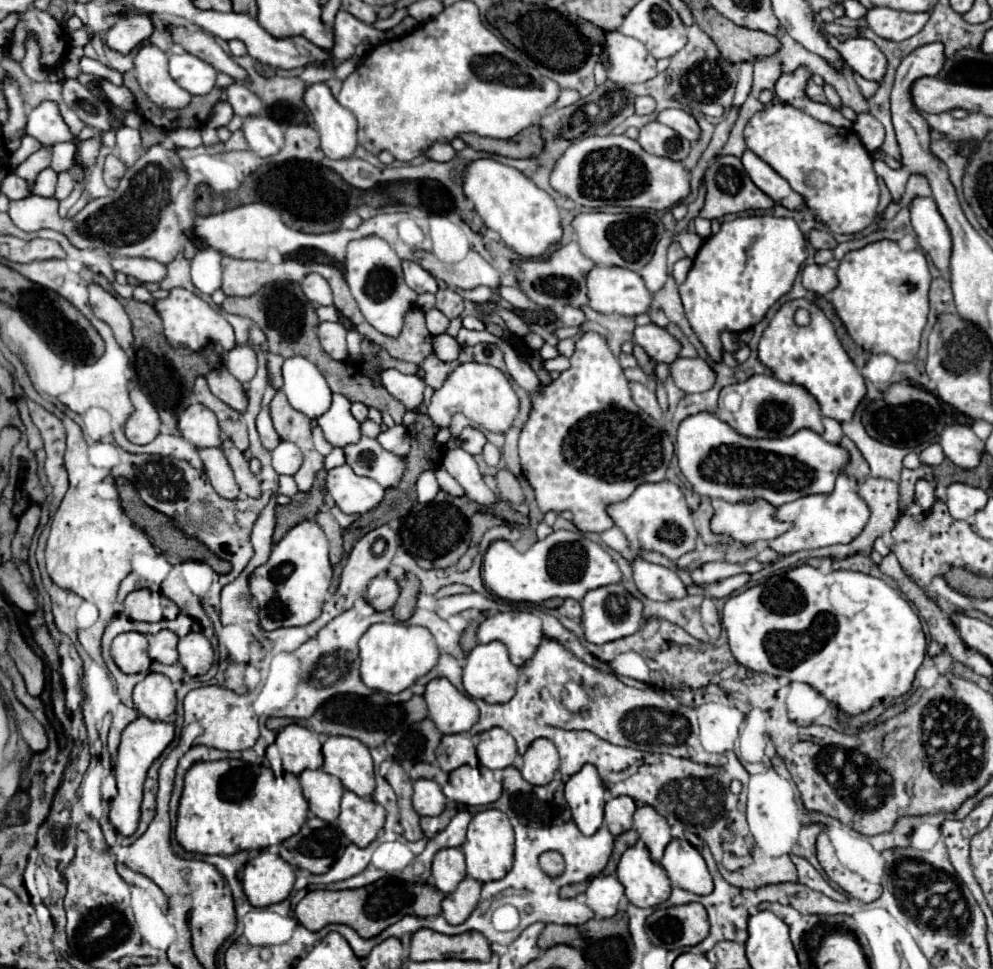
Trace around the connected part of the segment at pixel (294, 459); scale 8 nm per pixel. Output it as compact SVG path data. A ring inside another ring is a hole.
M280 442L272 452L272 466L278 474L296 474L300 462L302 462L302 454L298 446L292 442Z

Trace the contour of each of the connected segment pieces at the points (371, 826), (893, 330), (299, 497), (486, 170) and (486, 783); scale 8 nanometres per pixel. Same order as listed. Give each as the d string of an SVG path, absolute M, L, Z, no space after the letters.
M344 792L342 796L342 812L338 816L338 826L346 838L350 838L356 846L366 848L384 826L386 810L370 800L360 798L354 792Z
M878 240L848 252L838 266L840 284L828 294L850 338L872 354L890 354L910 362L918 348L928 316L930 270L922 250L904 252L894 240Z
M320 470L316 474L312 490L292 496L292 502L286 506L278 506L274 544L278 544L284 538L284 534L288 534L296 524L304 520L314 520L314 516L324 504L324 484L326 484L326 470Z
M478 158L464 168L462 188L468 200L472 200L484 224L498 232L502 242L520 256L538 258L548 250L550 244L560 240L560 208L550 194L540 190L520 170L500 164L494 158Z
M460 766L450 772L448 784L442 790L448 800L466 806L484 806L500 798L502 784L484 766Z

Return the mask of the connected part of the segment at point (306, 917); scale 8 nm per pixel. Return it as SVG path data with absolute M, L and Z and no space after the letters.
M384 878L382 884L370 884L358 890L340 890L340 892L330 892L330 890L314 890L308 892L294 908L296 920L310 932L322 930L326 924L346 924L354 928L362 938L374 938L378 936L384 928L396 924L402 920L412 906L414 892L412 884L404 880L394 880L394 878Z

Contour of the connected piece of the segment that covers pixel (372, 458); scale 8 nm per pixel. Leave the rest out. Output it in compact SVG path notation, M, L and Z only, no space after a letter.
M362 436L356 444L344 446L346 464L358 474L376 480L380 486L396 486L404 472L404 458L384 450L374 438Z

